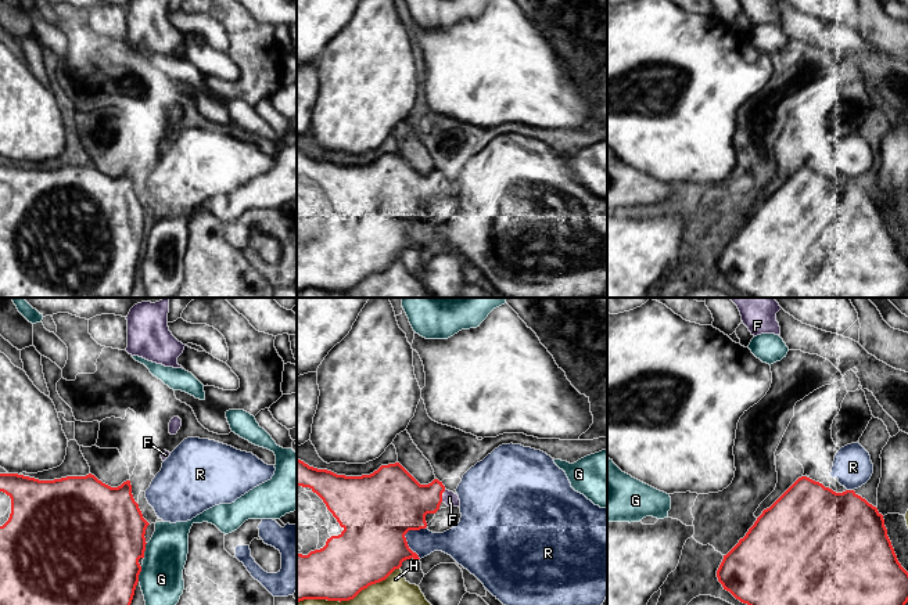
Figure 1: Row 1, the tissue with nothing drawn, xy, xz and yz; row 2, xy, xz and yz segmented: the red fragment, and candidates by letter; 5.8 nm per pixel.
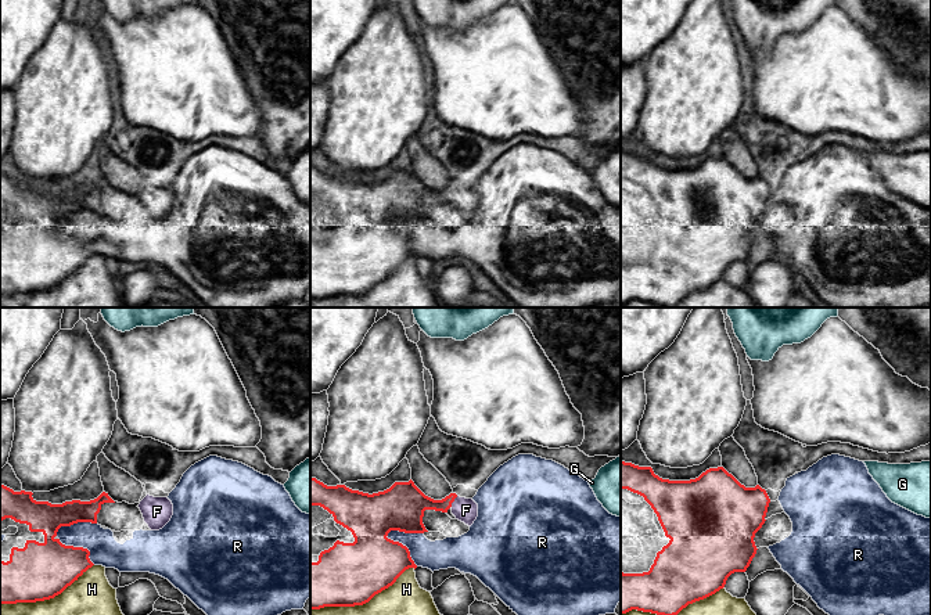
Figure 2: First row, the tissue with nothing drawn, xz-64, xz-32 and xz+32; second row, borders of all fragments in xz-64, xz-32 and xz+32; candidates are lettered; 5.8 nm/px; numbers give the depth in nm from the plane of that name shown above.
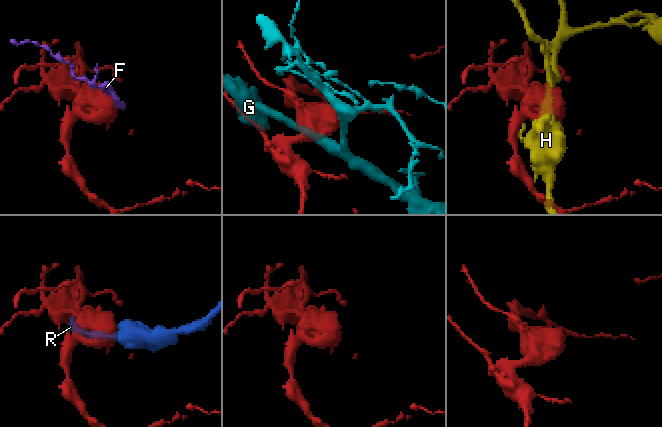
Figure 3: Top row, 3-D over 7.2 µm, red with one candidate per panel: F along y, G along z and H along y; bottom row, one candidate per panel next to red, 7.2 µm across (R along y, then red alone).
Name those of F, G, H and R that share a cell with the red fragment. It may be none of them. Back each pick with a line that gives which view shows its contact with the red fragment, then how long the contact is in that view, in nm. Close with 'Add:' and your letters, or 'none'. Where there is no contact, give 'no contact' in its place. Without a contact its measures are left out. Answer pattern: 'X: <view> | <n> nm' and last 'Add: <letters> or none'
F: xz | 40 nm
Add: F

